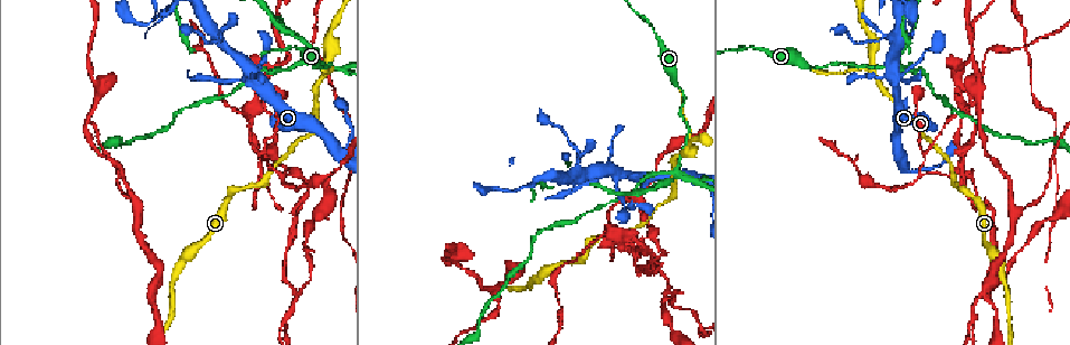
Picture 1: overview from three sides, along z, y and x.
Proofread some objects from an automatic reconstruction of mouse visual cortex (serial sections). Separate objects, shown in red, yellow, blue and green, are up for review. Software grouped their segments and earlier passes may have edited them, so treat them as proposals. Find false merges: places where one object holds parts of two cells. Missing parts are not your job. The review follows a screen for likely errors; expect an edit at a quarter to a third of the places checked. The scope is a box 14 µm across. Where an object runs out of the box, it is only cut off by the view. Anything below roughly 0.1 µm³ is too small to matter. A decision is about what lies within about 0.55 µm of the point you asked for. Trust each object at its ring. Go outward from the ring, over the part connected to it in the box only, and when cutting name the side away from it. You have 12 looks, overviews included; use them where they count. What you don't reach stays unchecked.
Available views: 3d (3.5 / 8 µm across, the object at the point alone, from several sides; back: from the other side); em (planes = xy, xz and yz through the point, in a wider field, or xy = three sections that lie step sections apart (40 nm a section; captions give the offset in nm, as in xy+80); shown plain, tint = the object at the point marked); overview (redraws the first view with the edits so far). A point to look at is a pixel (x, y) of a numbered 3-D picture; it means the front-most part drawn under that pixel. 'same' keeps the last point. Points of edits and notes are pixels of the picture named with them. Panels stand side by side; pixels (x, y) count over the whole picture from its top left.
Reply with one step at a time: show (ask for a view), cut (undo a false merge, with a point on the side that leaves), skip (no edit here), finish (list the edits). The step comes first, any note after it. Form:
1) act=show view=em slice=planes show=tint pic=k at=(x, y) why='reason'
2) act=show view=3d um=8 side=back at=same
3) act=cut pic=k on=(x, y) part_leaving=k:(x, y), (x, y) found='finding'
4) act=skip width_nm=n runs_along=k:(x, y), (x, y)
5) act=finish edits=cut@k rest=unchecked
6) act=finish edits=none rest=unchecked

act=show view=3d um=3.5 pic=1 at=(676, 170) why='four or more arms meet'

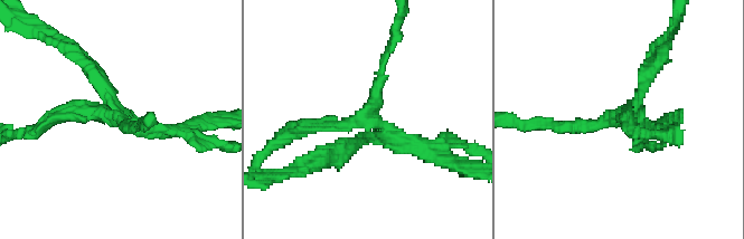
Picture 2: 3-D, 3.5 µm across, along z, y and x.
act=show view=em slice=xy step=1 show=tint pic=2 at=(109, 116) arms=4 arm_widths_nm=150,150,200,200

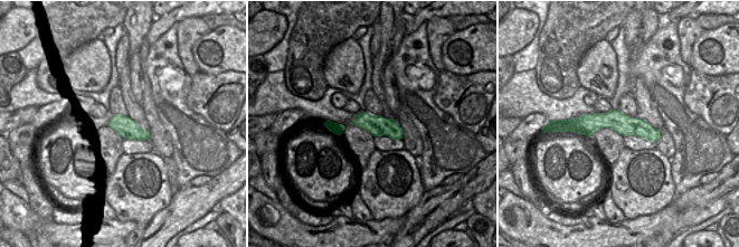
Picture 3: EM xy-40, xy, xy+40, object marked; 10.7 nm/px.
act=cut pic=2 on=(647, 82) part_leaving=2:(636, 110), (650, 55), (667, 37) found='a second cell is stuck on'

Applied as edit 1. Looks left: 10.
act=show view=3d um=3.5 pic=1 at=(620, 201) why='two arms in line, one across'

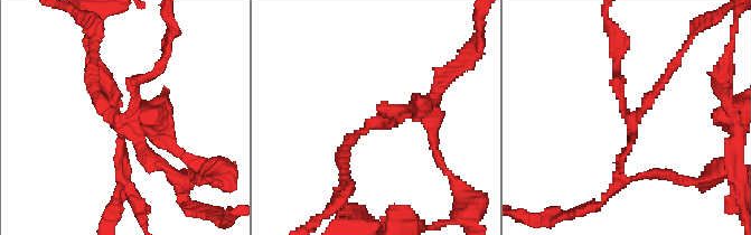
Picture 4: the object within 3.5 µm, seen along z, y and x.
act=show view=em slice=planes show=tint pic=4 at=(377, 123) arms=3 arm_widths_nm=150,150,150 why='now the EM'

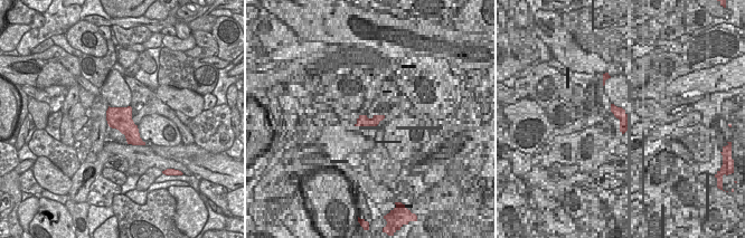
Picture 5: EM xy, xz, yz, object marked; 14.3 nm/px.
act=skip runs_along=4:(162, 62), (134, 85), (128, 127), (172, 175) found='one cell here'

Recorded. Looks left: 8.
act=show view=3d um=8 pic=1 at=(650, 235) why='abrupt turn'

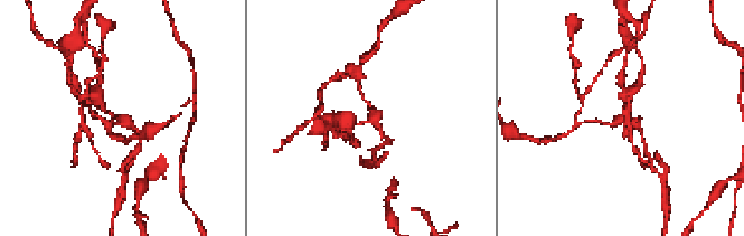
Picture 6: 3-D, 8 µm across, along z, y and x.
act=show view=3d um=3.5 side=back pic=6 at=(125, 121)

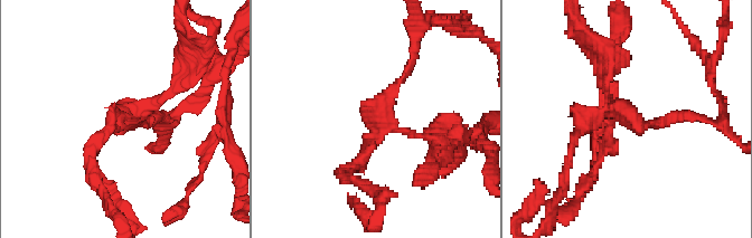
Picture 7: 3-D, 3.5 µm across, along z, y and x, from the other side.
act=show view=em slice=xy step=1 show=tint pic=7 at=(380, 123) why='need the tissue'

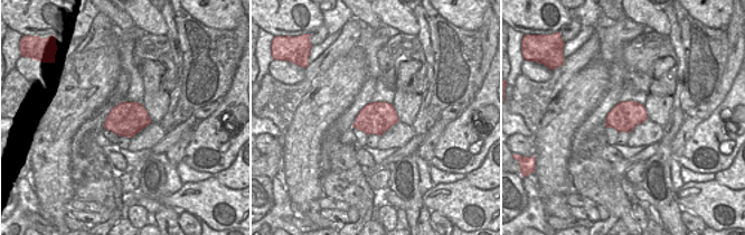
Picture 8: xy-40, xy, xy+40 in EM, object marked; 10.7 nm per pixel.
act=cut pic=7 on=(604, 82) part_leaving=7:(611, 103), (611, 58), (588, 31) found='a second cell is stuck on'

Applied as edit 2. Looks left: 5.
act=show view=overview

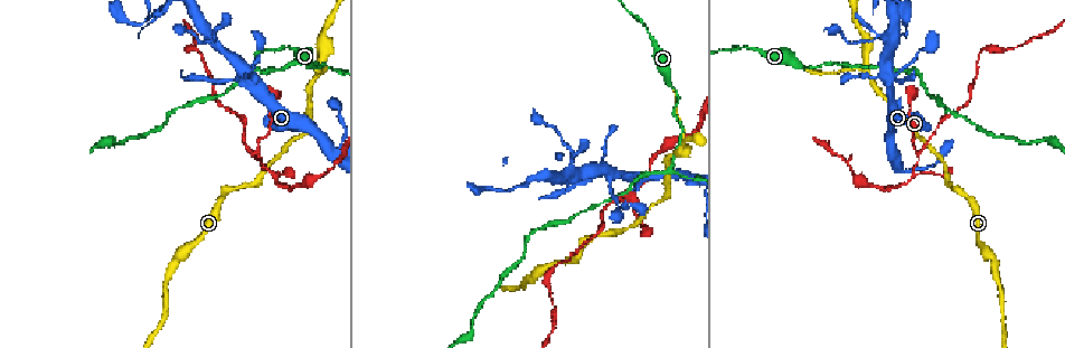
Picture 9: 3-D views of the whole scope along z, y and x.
act=show view=3d um=3.5 pic=9 at=(895, 40) why='arms part here'

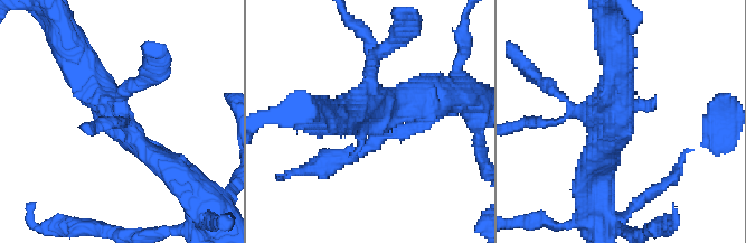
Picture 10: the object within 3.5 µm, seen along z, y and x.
act=show view=em slice=planes show=tint pic=10 at=(611, 126) why='need the tissue'

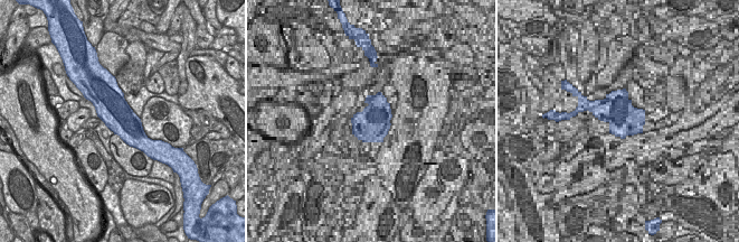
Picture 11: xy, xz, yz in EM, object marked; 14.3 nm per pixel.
act=skip runs_along=10:(178, 169), (109, 114), (77, 63) found='continuous, no second cell'

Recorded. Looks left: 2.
act=show view=3d um=8 pic=9 at=(148, 16) why='thin neck'

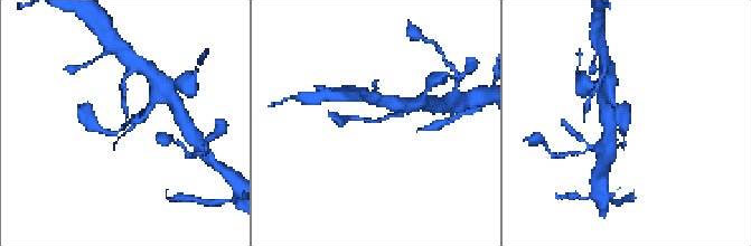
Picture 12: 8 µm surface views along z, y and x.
act=show view=em slice=xy step=2 show=tint pic=12 at=(373, 122) arm_widths_nm=150,150

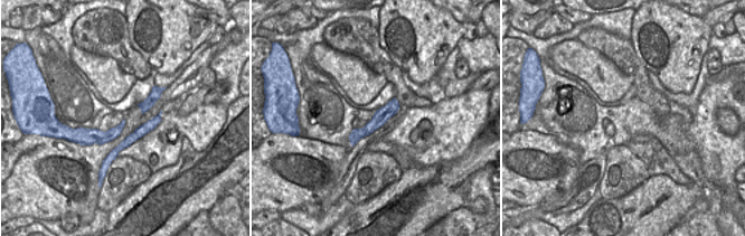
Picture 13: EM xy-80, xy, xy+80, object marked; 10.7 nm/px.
act=skip runs_along=12:(149, 109), (116, 133), (95, 126) found='all the same cell'

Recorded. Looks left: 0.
act=finish edits=cut@2,cut@7 rest=unchecked

